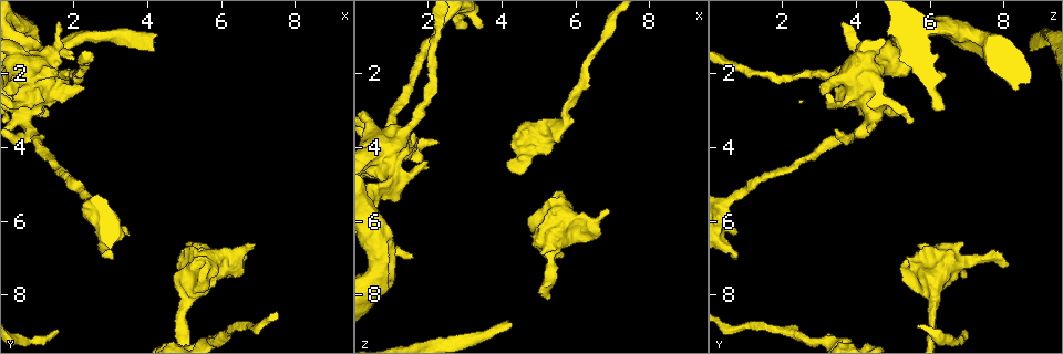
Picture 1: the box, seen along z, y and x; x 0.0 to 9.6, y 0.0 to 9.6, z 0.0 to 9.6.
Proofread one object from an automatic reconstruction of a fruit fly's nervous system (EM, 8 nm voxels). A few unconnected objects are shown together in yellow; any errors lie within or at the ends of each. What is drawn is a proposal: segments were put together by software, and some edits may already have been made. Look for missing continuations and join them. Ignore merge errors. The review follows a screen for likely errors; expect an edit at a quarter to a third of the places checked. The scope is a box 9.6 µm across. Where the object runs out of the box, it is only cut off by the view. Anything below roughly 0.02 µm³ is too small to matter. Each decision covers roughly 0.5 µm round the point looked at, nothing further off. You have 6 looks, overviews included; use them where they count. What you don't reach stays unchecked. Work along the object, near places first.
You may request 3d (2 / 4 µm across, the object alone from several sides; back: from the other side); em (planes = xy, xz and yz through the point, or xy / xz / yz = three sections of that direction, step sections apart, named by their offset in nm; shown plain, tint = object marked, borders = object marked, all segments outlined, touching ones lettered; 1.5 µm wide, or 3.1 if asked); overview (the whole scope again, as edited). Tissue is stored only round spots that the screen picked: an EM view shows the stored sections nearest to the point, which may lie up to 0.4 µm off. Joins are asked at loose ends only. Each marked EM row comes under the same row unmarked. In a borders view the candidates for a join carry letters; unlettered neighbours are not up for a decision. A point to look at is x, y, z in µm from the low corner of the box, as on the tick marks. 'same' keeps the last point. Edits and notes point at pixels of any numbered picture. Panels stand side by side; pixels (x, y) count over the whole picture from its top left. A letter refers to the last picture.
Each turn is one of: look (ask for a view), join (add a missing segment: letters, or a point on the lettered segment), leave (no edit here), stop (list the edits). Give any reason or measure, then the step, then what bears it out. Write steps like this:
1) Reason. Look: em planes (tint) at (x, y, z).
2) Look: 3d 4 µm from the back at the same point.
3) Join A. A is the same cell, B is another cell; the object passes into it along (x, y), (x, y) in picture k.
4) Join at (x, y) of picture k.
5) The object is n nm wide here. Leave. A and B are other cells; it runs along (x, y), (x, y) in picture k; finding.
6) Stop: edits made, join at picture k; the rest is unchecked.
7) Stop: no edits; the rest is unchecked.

Thick end. Look: 3d 4 µm at (5.55, 7.15, 5.25).

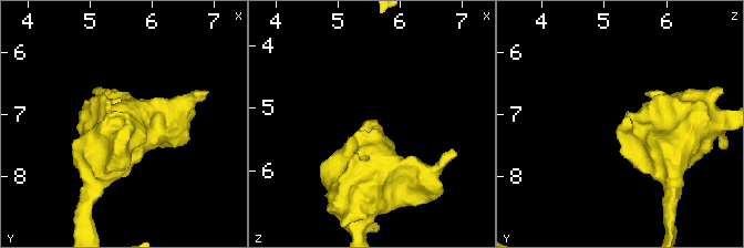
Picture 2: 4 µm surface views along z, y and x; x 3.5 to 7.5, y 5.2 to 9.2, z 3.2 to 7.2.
Look: em xz step 8 (tint) at (5.55, 7.20, 5.30).

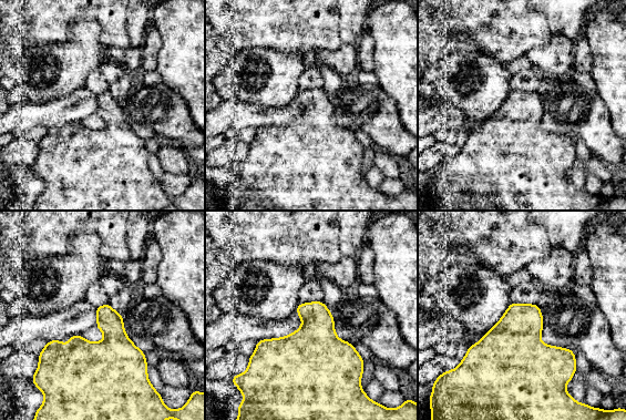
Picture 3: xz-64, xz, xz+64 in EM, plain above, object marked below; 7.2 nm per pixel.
Cut it another way. Look: em planes (borders) at the same point.

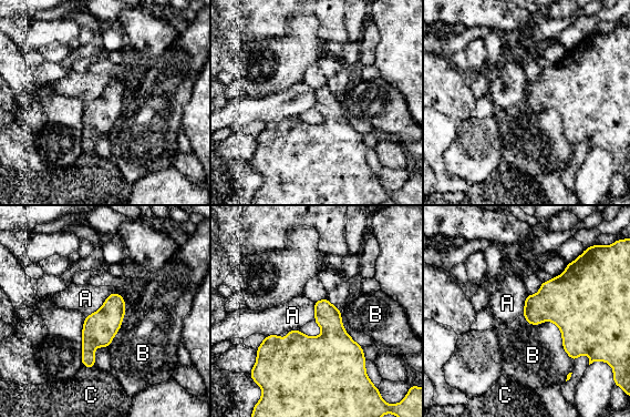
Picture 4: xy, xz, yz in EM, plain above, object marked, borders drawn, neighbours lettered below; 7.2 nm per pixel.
Leave. A, B and C are other cells; none of them fits.

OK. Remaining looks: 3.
Long arm stops here. Look: 3d 4 µm at (4.25, 1.35, 8.75).

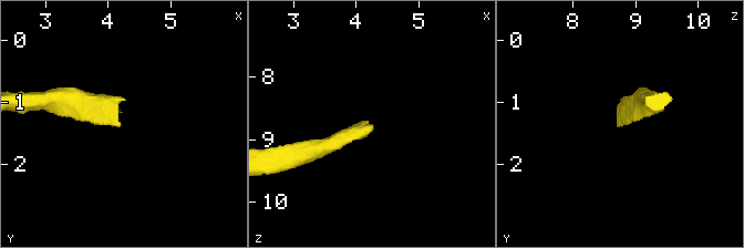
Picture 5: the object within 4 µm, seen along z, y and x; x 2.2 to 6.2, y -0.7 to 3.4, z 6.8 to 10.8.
Now the EM. Look: em xy step 8 (tint) at (4.25, 1.35, 8.70).

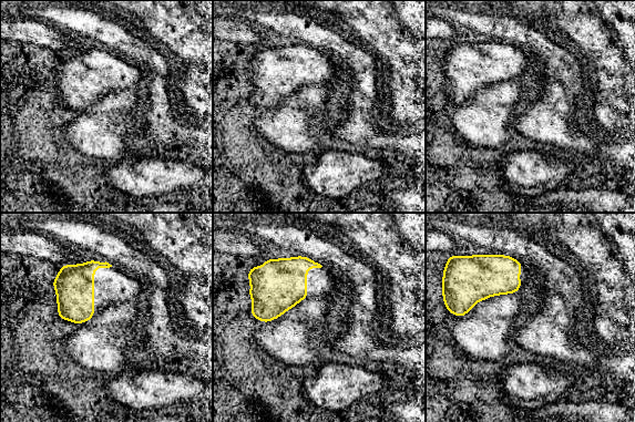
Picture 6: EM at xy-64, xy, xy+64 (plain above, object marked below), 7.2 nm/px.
What lies round it. Look: em xy step 8 (borders) at the same point.

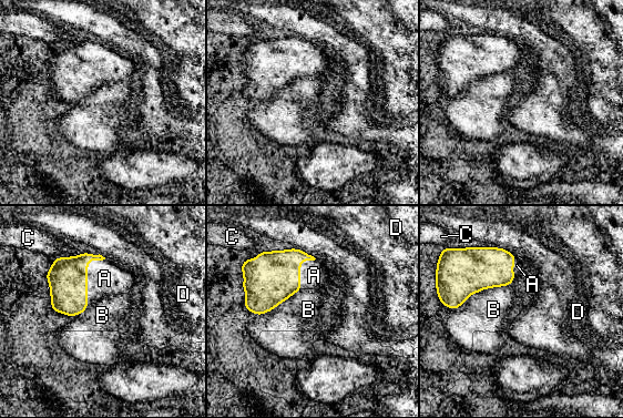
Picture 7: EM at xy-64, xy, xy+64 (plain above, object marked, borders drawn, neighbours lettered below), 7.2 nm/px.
The longest contact is with B, 440 nm. Join A. A is the same cell, B, C and D are other cells; it goes on there.

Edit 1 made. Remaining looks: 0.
Stop: edits made, join at picture 7; the rest is unchecked.

